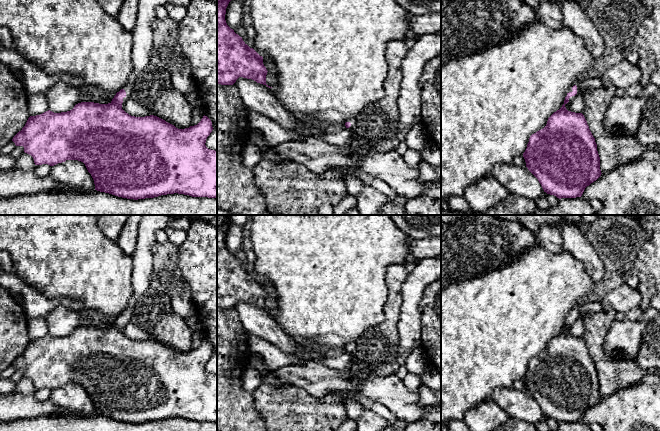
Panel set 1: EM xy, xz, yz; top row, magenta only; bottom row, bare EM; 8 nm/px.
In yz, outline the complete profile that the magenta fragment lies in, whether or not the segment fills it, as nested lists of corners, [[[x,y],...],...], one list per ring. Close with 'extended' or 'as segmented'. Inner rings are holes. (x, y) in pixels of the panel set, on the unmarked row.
[[[577,310],[567,317],[562,331],[554,336],[546,350],[532,358],[523,377],[528,394],[538,403],[544,416],[557,422],[581,421],[585,412],[601,400],[597,368],[582,337],[568,335],[565,329],[577,318]]]; as segmented

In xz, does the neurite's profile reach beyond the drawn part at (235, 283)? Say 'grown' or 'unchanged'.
unchanged

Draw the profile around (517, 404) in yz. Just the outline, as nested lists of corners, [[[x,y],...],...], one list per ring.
[[[496,389],[492,400],[503,409],[510,417],[538,424],[544,414],[538,403],[528,392],[516,389]]]

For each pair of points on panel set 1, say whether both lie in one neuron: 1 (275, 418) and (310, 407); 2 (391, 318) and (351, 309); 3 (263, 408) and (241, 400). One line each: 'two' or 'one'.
1: one
2: two
3: two

